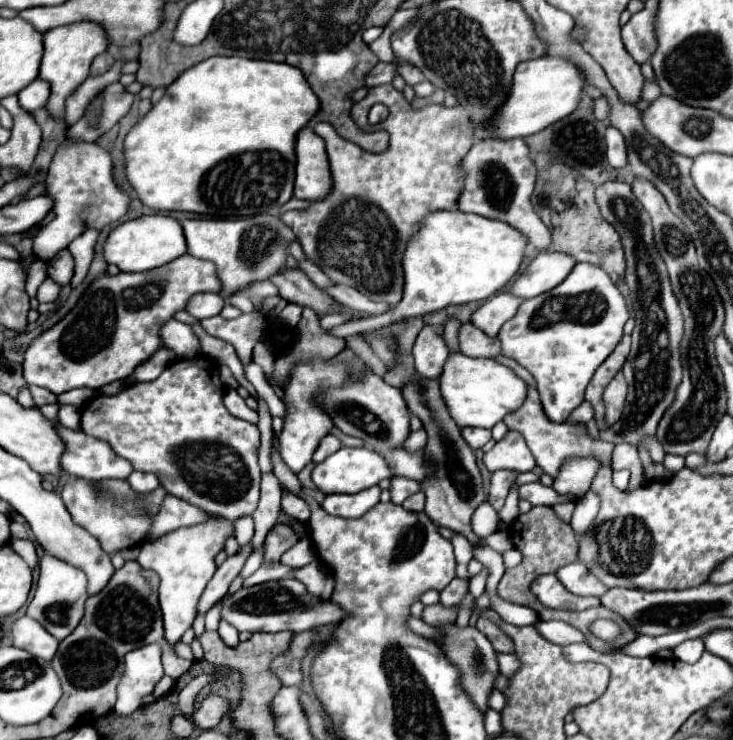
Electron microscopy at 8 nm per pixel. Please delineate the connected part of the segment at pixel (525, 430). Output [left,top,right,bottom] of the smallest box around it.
[503,385,615,475]

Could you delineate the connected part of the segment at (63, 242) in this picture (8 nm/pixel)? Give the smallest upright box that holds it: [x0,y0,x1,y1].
[33,143,129,259]

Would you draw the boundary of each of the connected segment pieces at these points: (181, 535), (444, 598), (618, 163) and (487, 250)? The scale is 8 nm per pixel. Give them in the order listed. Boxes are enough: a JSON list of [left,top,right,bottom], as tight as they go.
[[137,513,235,645],[441,577,469,607],[605,127,627,167],[329,209,527,337]]

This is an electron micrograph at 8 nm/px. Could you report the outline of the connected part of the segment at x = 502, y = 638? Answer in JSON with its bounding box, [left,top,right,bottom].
[477,617,513,653]

